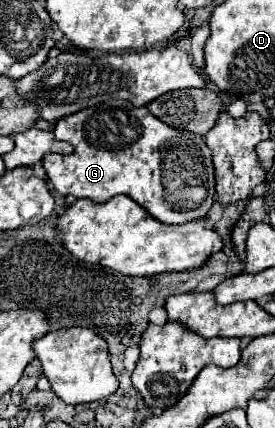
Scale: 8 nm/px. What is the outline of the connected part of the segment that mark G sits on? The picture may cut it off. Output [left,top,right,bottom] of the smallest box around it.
[43,99,215,225]

